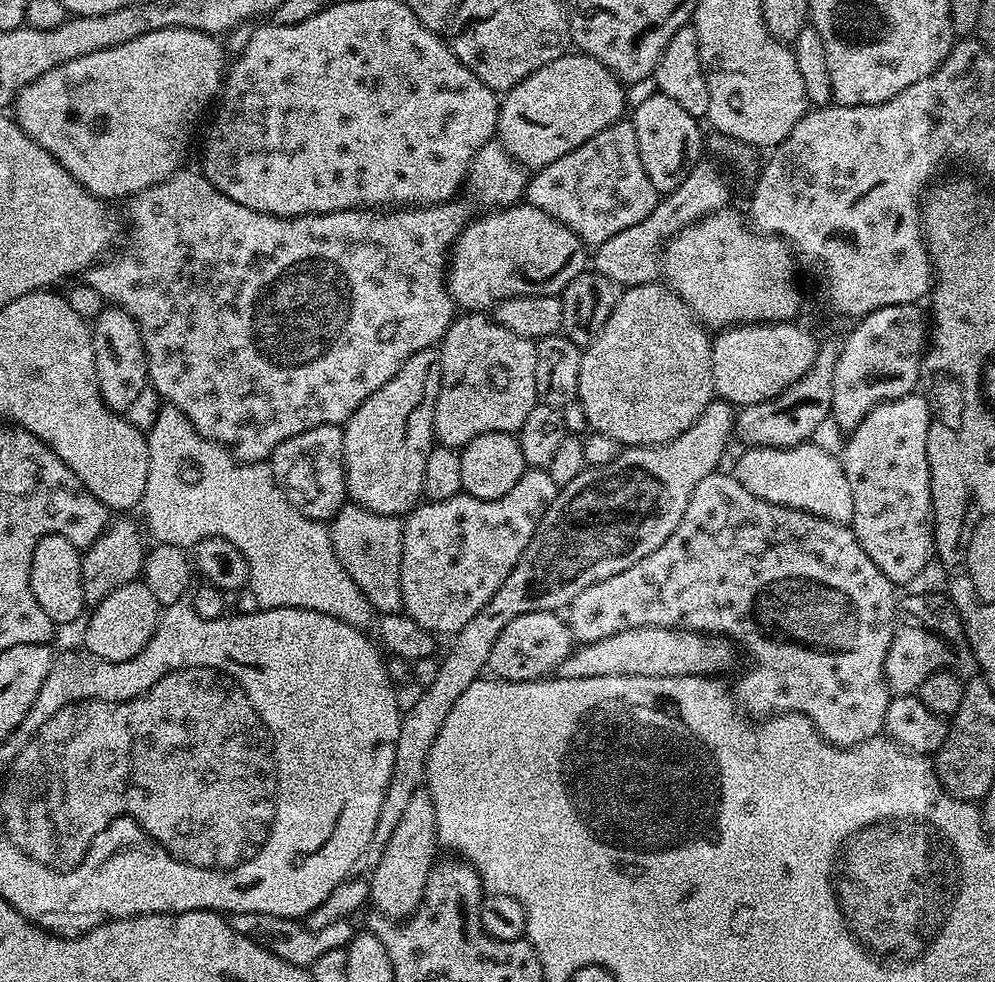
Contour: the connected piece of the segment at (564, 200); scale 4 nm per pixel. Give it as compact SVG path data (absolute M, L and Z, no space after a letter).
M628 118L606 126L606 130L598 130L582 146L539 169L526 189L527 203L574 230L588 246L606 242L606 238L614 238L626 226L642 222L654 210L657 199L656 187L646 178L646 170L642 170L638 134L634 134Z

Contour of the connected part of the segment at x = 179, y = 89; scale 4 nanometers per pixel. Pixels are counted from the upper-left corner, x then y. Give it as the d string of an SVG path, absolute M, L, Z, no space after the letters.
M159 28L130 42L74 58L46 70L16 95L14 119L86 191L105 202L130 197L181 171L196 116L209 111L224 82L224 48L216 40L213 33L193 28Z

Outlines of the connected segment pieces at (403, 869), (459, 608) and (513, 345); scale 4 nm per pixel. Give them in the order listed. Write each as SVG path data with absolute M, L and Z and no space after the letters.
M420 787L410 797L390 842L386 842L386 851L382 853L382 862L370 873L370 904L379 915L403 922L422 902L426 882L432 873L432 865L438 856L436 839L436 819L434 818L434 798L427 787Z
M528 468L518 482L502 498L483 500L461 494L449 500L421 502L407 513L402 534L402 566L400 567L400 589L402 590L402 612L419 628L429 634L448 632L455 634L498 594L498 586L506 582L510 570L518 566L518 558L526 550L538 522L554 502L558 486L554 478L543 468Z
M479 311L457 315L438 351L440 389L432 419L435 439L443 447L460 450L487 432L519 433L526 414L538 403L534 386L535 343Z

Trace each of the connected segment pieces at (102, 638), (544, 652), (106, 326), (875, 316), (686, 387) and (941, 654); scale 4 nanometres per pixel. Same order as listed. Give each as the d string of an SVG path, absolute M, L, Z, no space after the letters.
M143 582L122 586L91 609L92 617L90 612L88 625L84 628L83 647L99 660L109 660L112 664L134 658L150 642L161 611L162 605Z
M531 612L514 618L494 642L488 668L493 677L502 680L539 680L553 673L574 647L572 631L565 617L556 612Z
M105 306L91 321L94 366L98 374L98 386L104 405L112 412L127 413L134 398L149 387L148 359L142 342L138 322L126 309L119 306Z
M919 303L899 304L898 306L882 306L882 310L874 310L868 316L861 316L855 321L856 329L840 344L838 366L834 366L834 390L832 391L831 423L836 423L844 434L856 429L858 422L887 400L911 396L917 391L916 383L921 383L920 365L924 363L926 341L930 336L930 320L920 309Z
M653 282L623 289L618 298L618 306L614 306L610 318L606 318L606 326L602 326L602 330L594 338L594 342L587 345L580 354L582 366L578 370L578 390L576 395L582 410L586 410L589 429L602 434L610 434L610 438L614 438L622 446L665 444L674 438L678 438L678 434L690 430L692 423L700 417L702 410L706 410L706 406L714 398L712 391L712 340L709 333L704 325L692 315L691 310L685 306L680 295L677 292L673 292L671 287L661 284L660 282Z
M944 592L934 594L904 594L896 605L896 623L892 625L890 650L886 650L884 677L888 683L889 693L898 696L913 695L926 678L935 672L953 672L961 678L972 678L977 675L978 665L974 650L968 644L968 636L964 633L964 624L955 604Z

